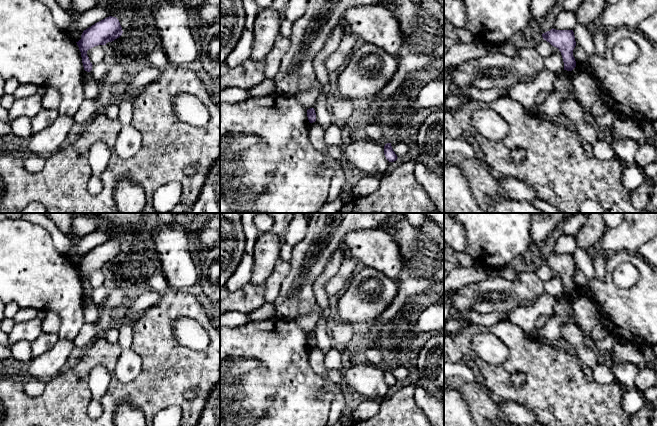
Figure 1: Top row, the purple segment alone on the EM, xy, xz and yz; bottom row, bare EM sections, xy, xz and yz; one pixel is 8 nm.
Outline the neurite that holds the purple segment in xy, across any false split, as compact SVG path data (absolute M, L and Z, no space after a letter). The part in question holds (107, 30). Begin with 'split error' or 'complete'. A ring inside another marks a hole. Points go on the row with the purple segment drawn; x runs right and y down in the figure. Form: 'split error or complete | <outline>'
split error | M109 16L83 31L81 39L76 42L81 52L84 67L83 85L91 74L92 63L87 51L98 45L106 45L122 35L122 27L116 17Z

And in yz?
split error | M552 28L550 31L543 33L542 37L561 52L564 70L571 72L577 102L582 107L583 112L591 112L595 100L601 97L601 90L599 84L587 71L576 66L573 56L573 50L576 46L573 30L556 30Z

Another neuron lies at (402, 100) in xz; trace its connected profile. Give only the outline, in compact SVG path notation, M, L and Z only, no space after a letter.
M406 79L390 97L392 113L389 121L389 128L396 125L406 126L409 124L411 117L417 112L413 108L413 100L416 90L408 83Z

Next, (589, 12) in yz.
M584 0L575 12L578 23L592 28L598 22L606 6L606 0Z

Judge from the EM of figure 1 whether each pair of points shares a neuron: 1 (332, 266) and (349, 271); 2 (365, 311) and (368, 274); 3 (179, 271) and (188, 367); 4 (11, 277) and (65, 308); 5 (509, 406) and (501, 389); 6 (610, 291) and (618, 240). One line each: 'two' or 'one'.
1: two
2: one
3: two
4: one
5: two
6: two

